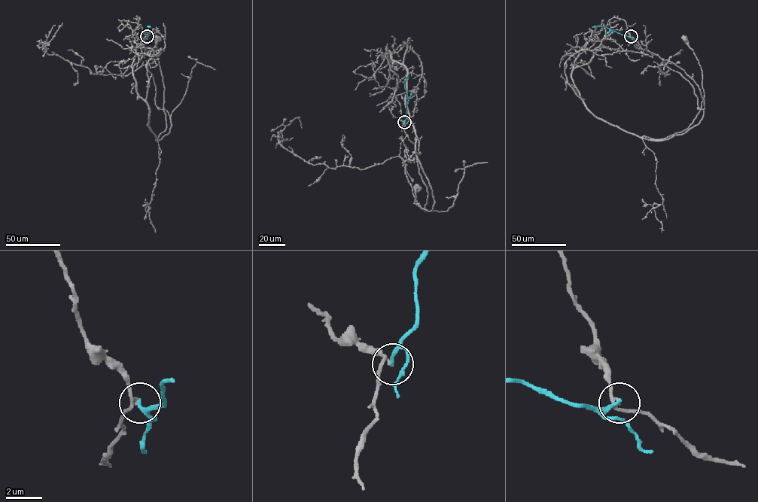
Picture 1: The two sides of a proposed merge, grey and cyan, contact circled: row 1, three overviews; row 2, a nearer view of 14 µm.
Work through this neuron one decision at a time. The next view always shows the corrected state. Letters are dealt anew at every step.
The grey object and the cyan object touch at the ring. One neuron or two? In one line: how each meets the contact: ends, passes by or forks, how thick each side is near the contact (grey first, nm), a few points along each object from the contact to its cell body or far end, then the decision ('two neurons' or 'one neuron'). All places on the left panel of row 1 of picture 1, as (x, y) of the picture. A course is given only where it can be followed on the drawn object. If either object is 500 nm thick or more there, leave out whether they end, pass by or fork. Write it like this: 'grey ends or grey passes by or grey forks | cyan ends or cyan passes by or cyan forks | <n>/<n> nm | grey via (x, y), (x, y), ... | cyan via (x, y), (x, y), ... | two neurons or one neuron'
grey passes by | cyan ends | 140/200 nm | grey via (147, 36), (139, 17), (135, 31), (141, 59), (133, 66), (133, 77), (156, 139), (166, 127), (157, 38) | cyan via (147, 36), (150, 31), (147, 26), (150, 26) | two neurons

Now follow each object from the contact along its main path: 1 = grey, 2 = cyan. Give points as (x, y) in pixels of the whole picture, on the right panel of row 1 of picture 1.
1: (630, 36), (612, 18), (571, 77), (597, 117), (656, 139), (686, 129), (703, 100), (685, 38)
2: (630, 36), (605, 27), (592, 26)

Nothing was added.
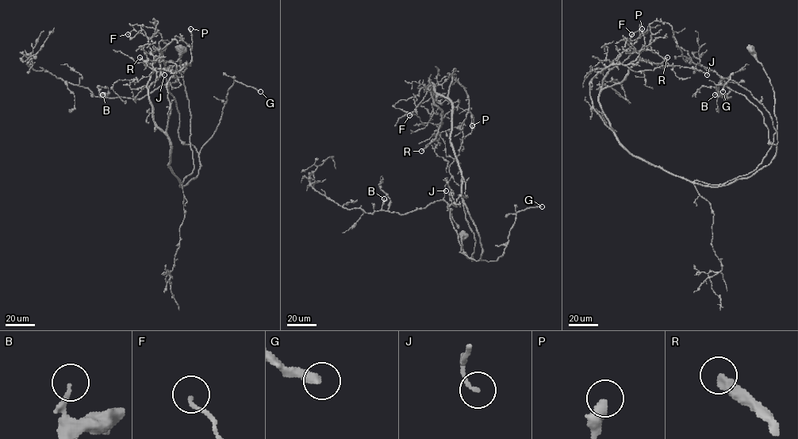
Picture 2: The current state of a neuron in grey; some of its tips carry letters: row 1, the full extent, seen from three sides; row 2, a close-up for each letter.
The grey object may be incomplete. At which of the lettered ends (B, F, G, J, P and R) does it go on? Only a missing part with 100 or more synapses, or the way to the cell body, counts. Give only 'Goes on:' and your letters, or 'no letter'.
Goes on: G, R

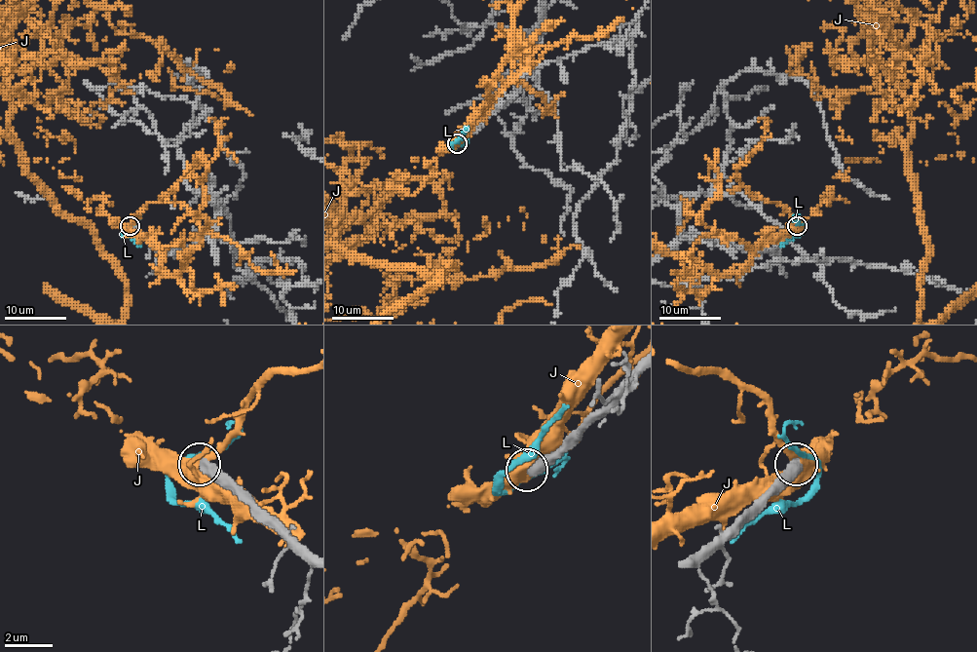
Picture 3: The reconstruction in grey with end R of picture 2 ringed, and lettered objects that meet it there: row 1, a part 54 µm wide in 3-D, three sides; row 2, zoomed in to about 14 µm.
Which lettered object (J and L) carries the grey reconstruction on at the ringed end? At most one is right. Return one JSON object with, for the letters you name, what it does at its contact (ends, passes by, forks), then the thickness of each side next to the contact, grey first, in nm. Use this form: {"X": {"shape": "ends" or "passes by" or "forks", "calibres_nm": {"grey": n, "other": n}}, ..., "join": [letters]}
{"join": []}

